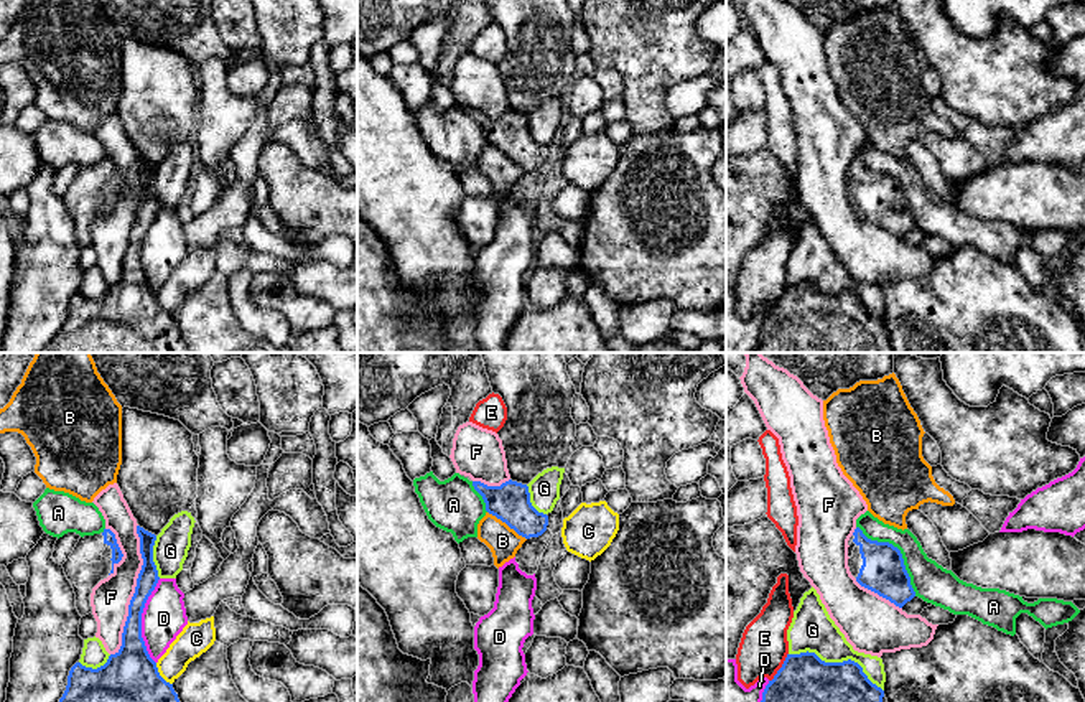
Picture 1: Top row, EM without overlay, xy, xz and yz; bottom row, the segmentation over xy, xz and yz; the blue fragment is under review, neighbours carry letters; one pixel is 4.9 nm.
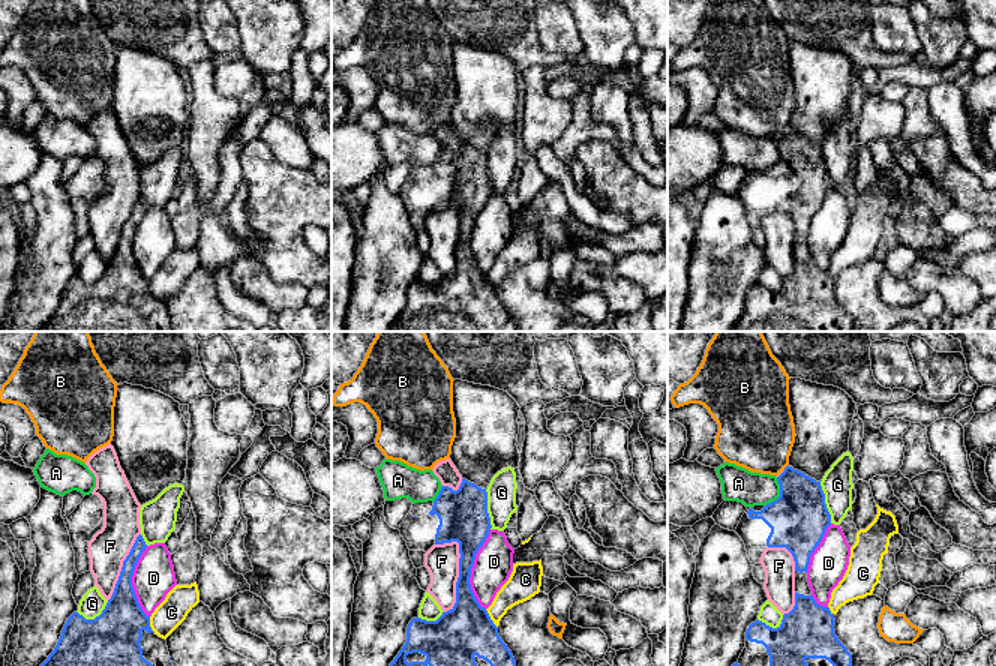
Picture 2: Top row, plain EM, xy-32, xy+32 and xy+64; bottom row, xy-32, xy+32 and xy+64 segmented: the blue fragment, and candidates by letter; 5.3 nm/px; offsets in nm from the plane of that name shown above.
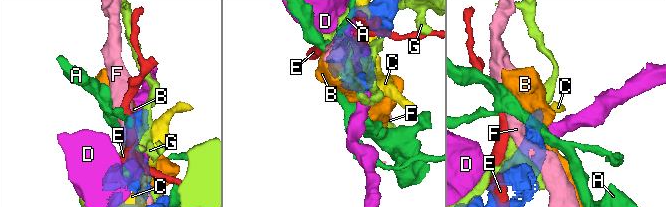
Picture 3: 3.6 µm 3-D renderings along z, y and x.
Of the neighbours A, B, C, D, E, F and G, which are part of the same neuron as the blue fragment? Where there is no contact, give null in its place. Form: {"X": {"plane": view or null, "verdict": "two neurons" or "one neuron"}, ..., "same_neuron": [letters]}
{"A": {"plane": "yz", "verdict": "two neurons"}, "B": {"plane": "xz", "verdict": "two neurons"}, "C": {"plane": "xy", "verdict": "two neurons"}, "D": {"plane": "xy", "verdict": "two neurons"}, "E": {"plane": "yz", "verdict": "two neurons"}, "F": {"plane": "xy", "verdict": "two neurons"}, "G": {"plane": "yz", "verdict": "two neurons"}, "same_neuron": []}

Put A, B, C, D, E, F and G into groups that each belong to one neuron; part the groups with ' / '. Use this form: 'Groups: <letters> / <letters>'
Groups: A / B / C / D / E / F / G

